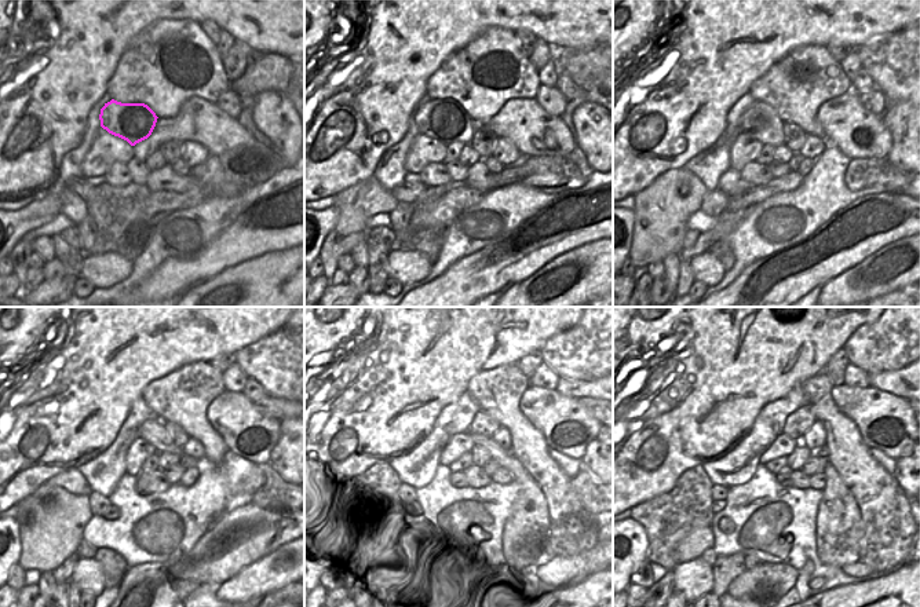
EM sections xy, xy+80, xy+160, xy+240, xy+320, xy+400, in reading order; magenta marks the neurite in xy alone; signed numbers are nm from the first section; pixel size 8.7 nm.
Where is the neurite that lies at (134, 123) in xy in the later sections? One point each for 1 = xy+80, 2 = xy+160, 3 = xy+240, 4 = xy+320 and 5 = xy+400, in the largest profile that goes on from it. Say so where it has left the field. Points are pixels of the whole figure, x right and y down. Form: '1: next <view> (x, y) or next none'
1: next xy+80 (445, 120)
2: next xy+160 (760, 121)
3: next xy+240 (153, 431)
4: next xy+320 (525, 531)
5: next xy+400 (839, 529)

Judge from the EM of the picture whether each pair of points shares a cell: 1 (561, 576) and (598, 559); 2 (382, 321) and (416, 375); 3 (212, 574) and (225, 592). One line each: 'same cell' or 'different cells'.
1: same cell
2: same cell
3: different cells

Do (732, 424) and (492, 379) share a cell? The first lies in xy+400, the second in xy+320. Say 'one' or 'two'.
two

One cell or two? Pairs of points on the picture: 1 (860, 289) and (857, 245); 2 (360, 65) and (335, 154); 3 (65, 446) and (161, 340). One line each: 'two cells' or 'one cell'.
1: two cells
2: one cell
3: one cell

